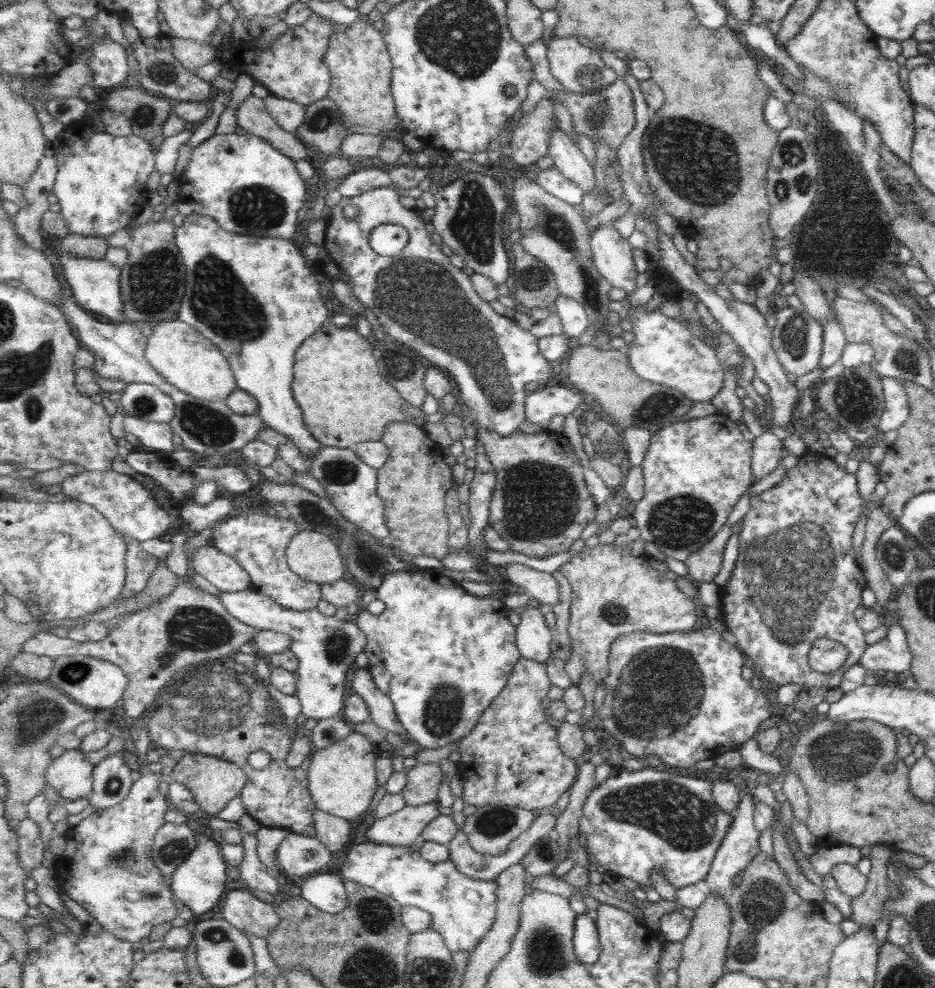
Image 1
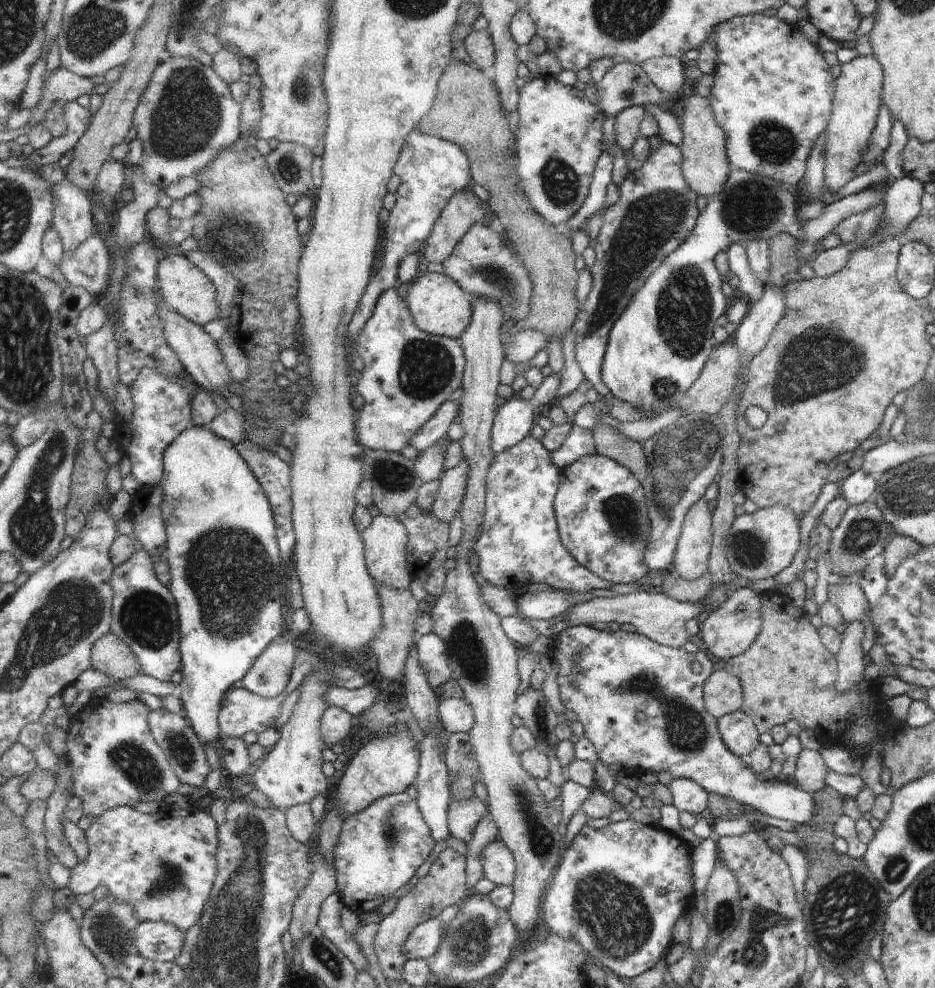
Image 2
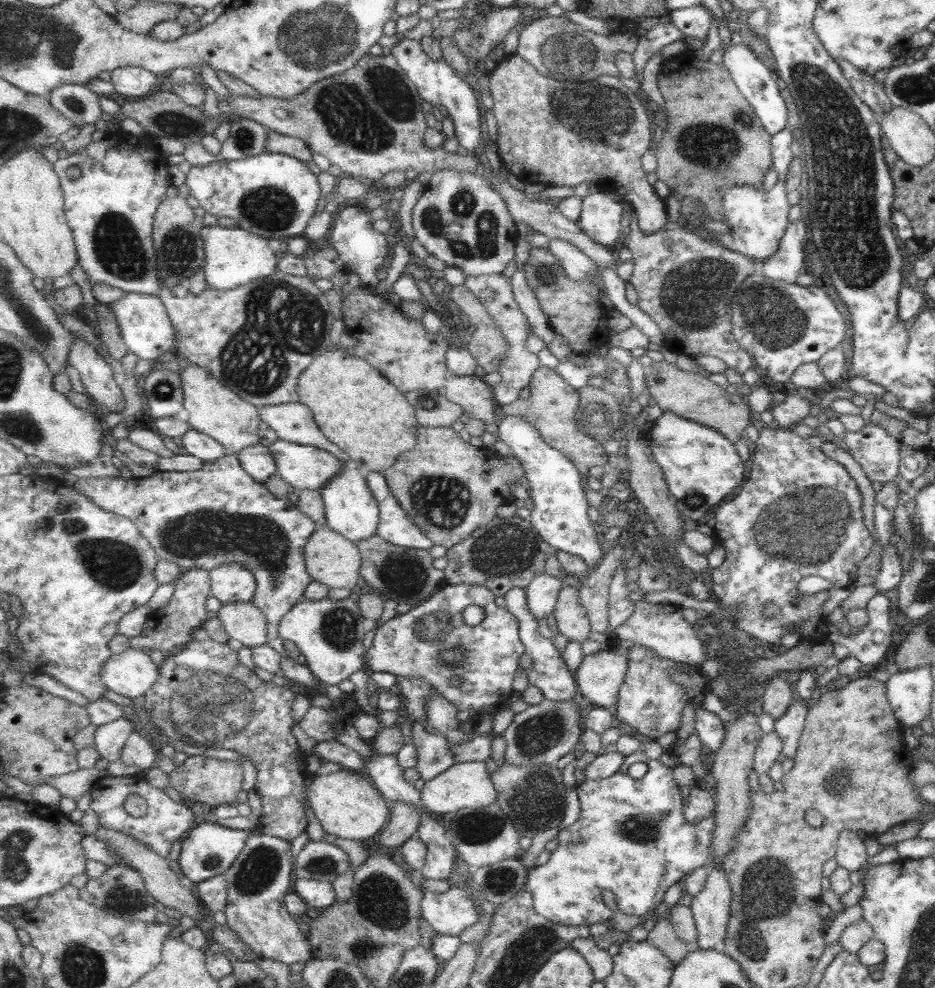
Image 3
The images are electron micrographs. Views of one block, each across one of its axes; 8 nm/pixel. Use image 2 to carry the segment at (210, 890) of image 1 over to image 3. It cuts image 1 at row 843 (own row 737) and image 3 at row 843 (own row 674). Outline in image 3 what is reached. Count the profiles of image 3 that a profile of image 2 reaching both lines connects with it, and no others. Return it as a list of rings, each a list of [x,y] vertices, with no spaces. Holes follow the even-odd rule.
[[[203,821],[194,826],[181,840],[177,855],[179,857],[183,877],[192,887],[199,885],[203,880],[225,875],[250,839],[250,830],[238,830],[221,826],[213,821]]]

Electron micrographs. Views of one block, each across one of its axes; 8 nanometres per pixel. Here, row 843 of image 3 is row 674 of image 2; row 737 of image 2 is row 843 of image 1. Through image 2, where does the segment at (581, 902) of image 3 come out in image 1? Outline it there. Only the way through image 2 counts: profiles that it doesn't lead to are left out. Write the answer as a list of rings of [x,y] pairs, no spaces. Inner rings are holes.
[[[646,765],[639,771],[615,766],[609,777],[597,785],[587,797],[581,815],[580,831],[586,836],[590,854],[604,868],[606,878],[614,885],[614,880],[625,878],[636,882],[639,889],[654,889],[655,882],[651,880],[651,870],[661,868],[666,881],[679,890],[695,885],[695,882],[704,880],[710,873],[714,853],[722,844],[730,824],[731,814],[725,814],[715,804],[714,798],[709,796],[709,782],[693,776],[659,771]]]

